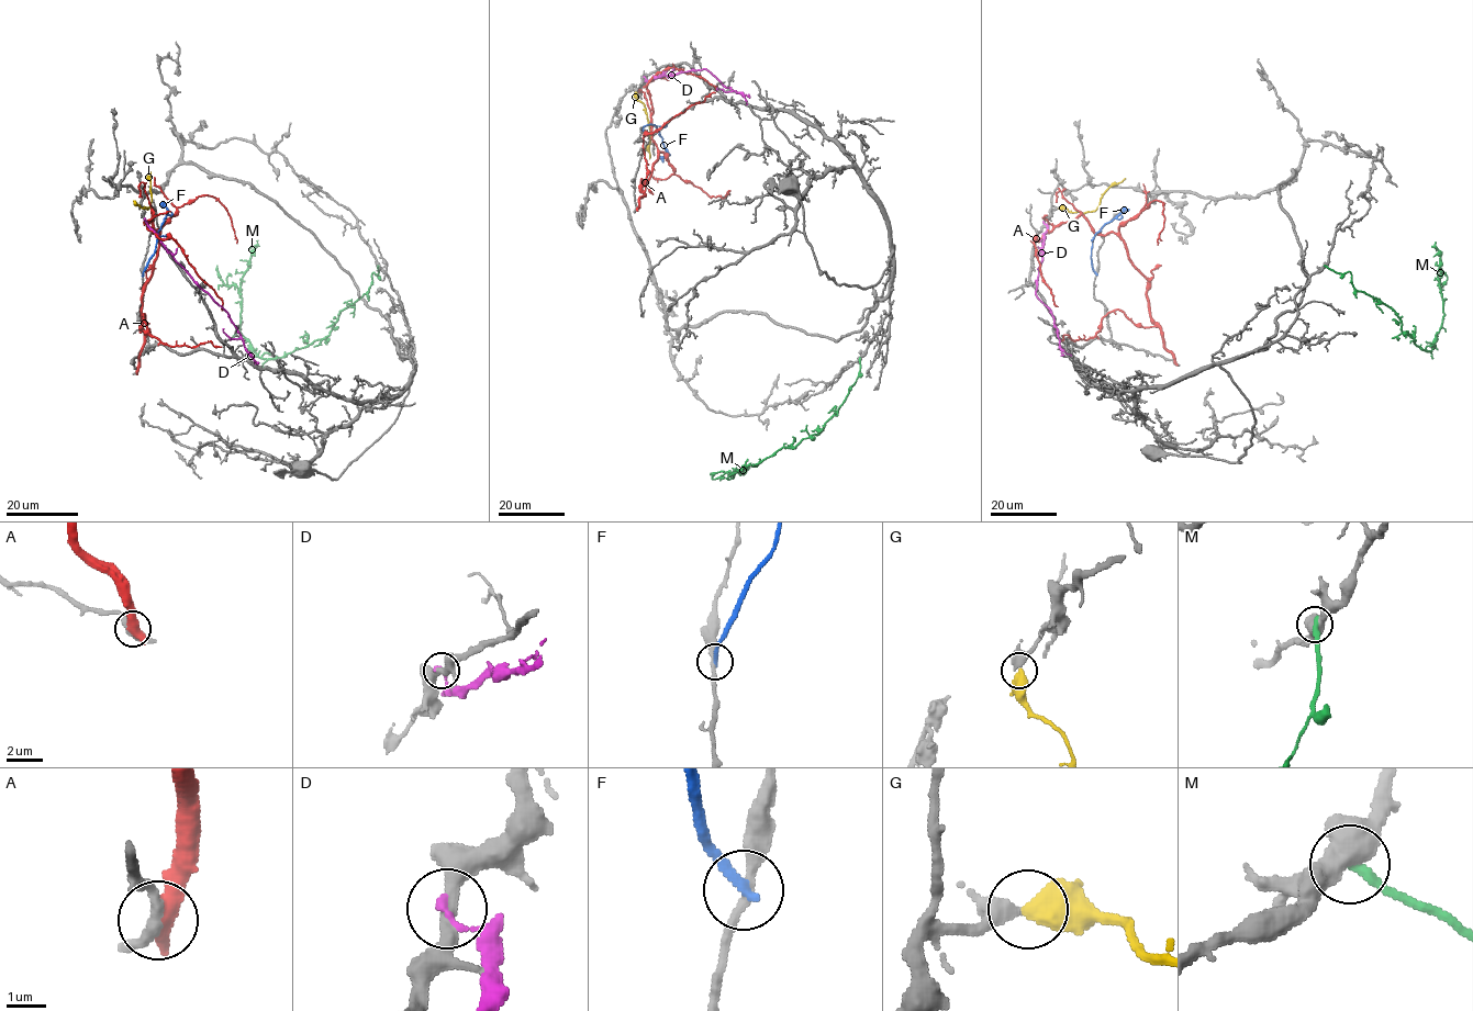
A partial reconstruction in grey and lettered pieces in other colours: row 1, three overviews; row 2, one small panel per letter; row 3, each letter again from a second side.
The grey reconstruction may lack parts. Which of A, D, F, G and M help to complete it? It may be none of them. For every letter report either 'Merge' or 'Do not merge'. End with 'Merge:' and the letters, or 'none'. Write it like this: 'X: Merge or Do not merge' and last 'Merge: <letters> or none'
A: Do not merge
D: Do not merge
F: Do not merge
G: Merge
M: Do not merge
Merge: G

